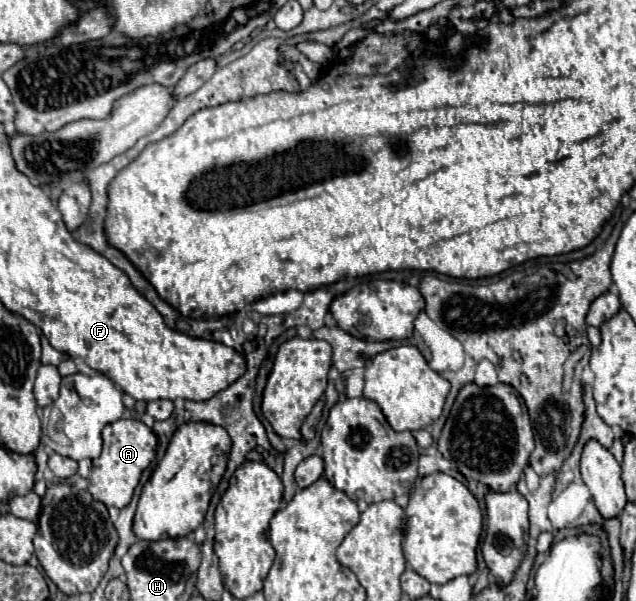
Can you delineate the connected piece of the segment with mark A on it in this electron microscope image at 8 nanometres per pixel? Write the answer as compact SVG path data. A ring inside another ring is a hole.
M121 418L117 422L107 424L103 428L103 452L99 458L93 460L93 468L87 476L89 494L95 500L101 500L105 506L125 508L133 498L141 472L155 458L155 446L157 446L157 436L141 420Z

